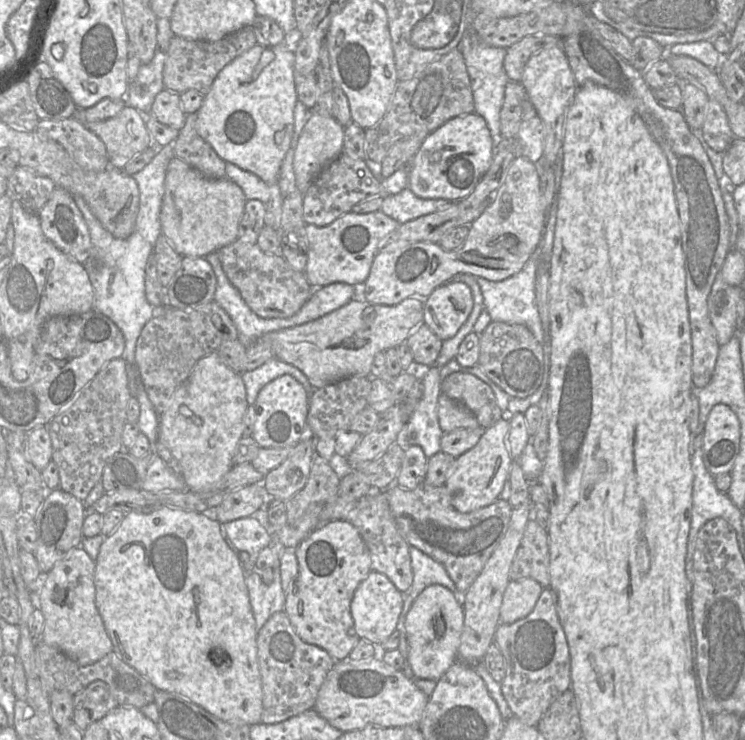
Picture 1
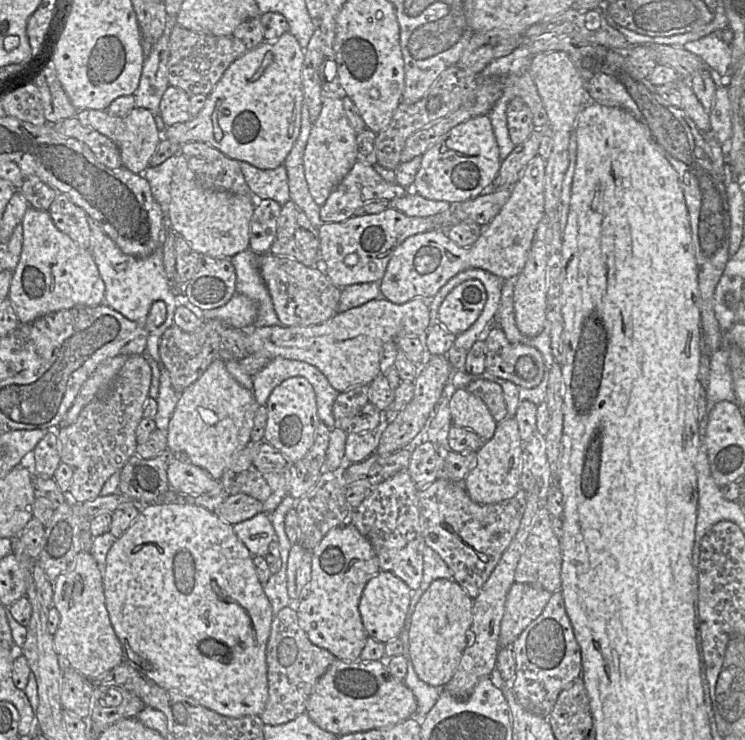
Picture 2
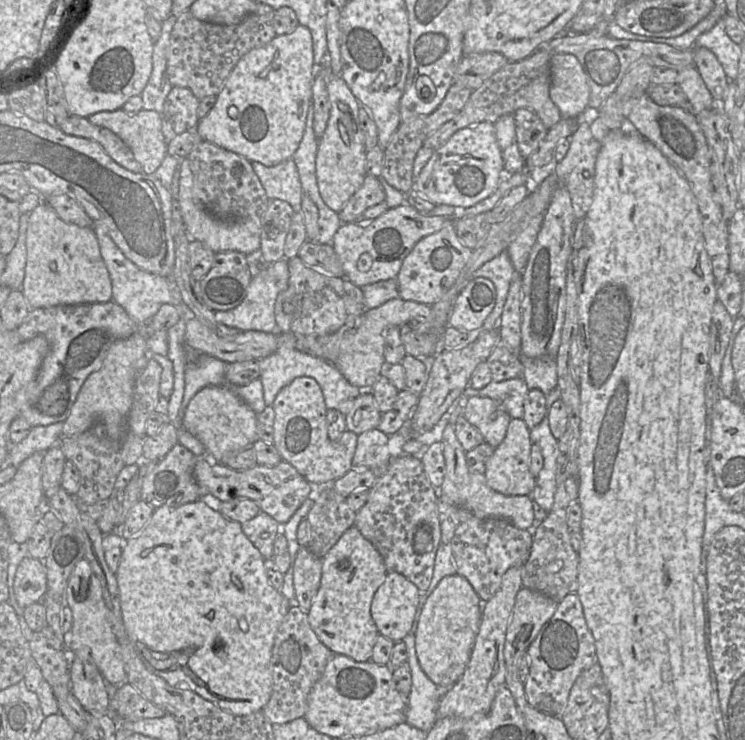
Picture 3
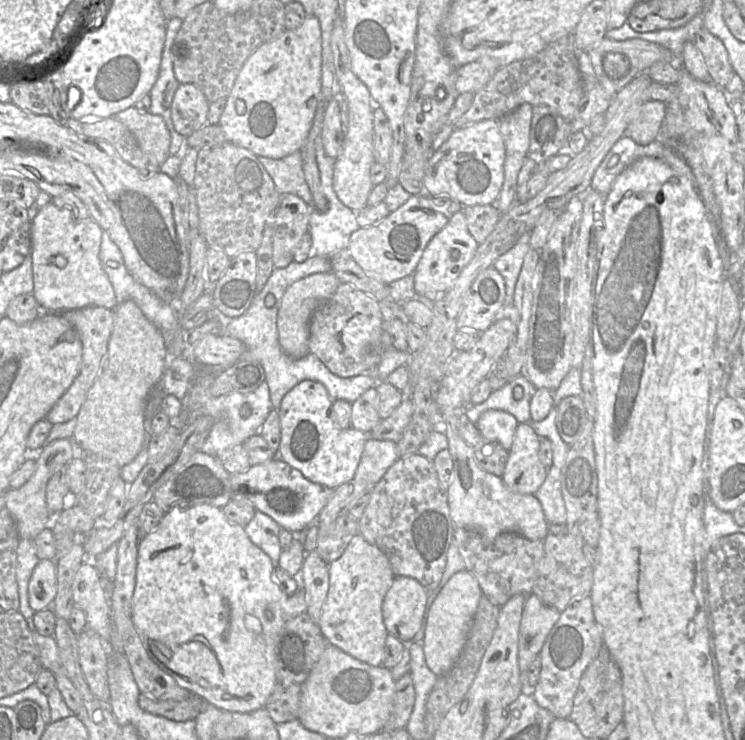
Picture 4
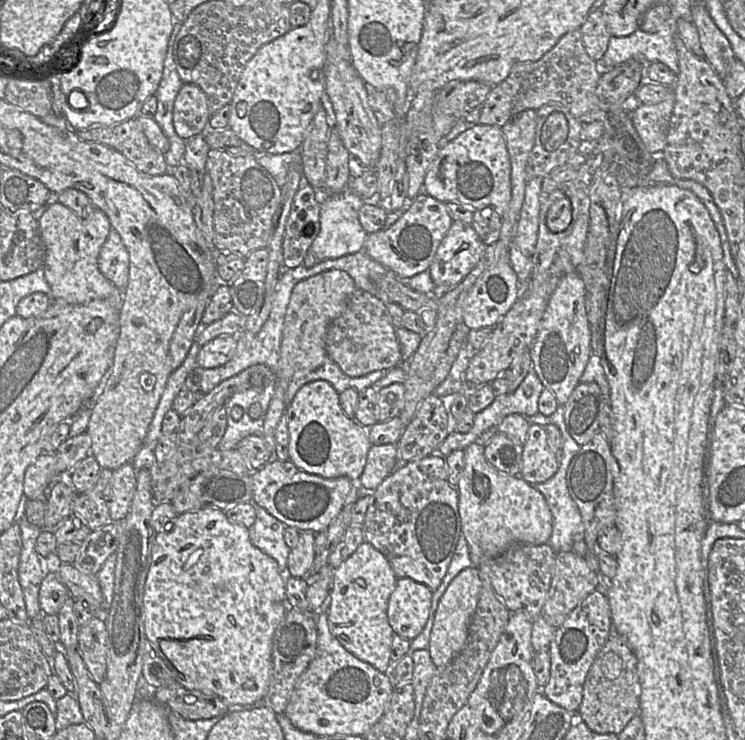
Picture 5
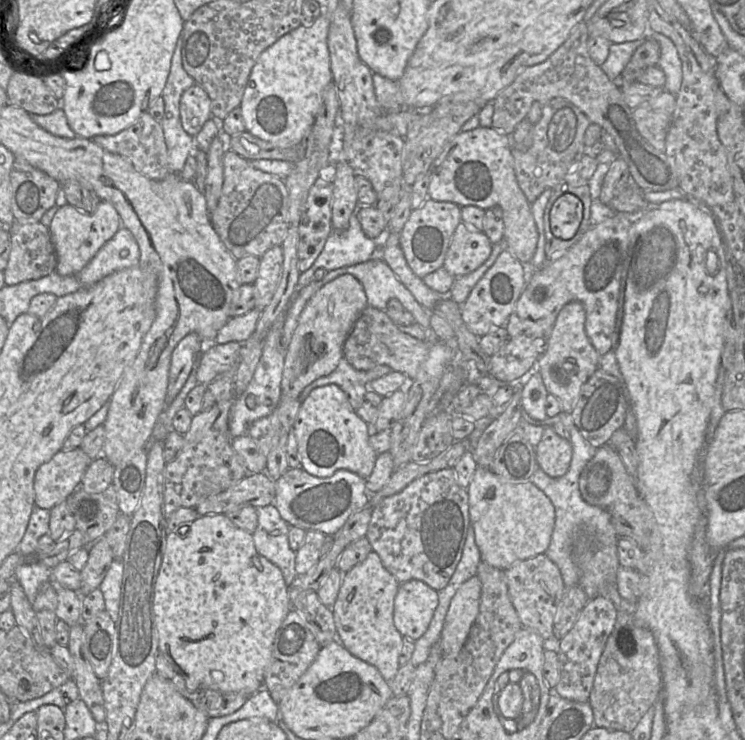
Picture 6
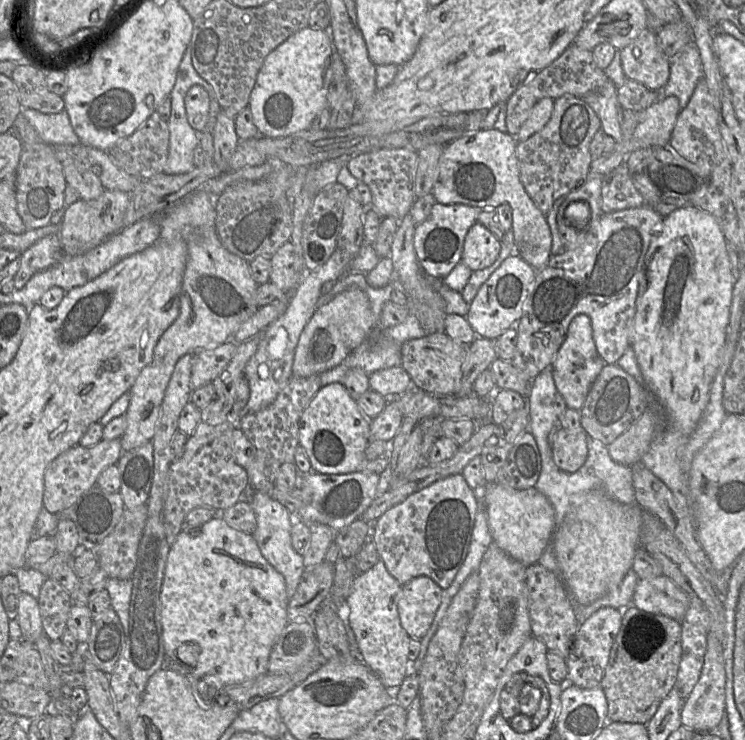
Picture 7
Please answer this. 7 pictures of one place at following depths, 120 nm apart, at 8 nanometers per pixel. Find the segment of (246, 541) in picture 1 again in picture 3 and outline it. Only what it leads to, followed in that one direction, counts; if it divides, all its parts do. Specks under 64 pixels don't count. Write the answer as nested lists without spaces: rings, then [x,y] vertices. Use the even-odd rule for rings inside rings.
[[[260,511],[254,518],[241,524],[242,530],[264,559],[273,559],[274,542],[282,525],[267,513]]]

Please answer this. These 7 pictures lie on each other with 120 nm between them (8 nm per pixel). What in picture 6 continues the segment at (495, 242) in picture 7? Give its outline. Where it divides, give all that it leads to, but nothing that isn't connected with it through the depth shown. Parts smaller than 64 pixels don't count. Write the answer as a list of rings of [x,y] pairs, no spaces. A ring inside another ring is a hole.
[[[460,223],[452,236],[443,268],[454,277],[470,274],[491,255],[493,244],[482,231]]]

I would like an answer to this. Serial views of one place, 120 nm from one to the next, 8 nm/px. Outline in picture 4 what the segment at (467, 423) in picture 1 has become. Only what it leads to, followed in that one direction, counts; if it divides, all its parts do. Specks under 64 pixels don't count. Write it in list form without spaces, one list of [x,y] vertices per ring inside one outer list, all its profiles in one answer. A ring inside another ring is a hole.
[[[490,409],[480,415],[476,426],[484,439],[498,442],[506,450],[509,450],[518,424],[517,419],[510,413]]]

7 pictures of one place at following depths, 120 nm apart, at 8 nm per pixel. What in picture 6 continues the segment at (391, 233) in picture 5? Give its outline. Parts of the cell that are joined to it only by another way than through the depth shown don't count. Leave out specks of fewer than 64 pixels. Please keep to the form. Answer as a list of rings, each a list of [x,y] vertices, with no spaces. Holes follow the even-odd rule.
[[[427,199],[419,209],[412,210],[409,219],[399,234],[399,244],[407,264],[420,278],[443,267],[452,236],[462,222],[461,207],[452,202]]]

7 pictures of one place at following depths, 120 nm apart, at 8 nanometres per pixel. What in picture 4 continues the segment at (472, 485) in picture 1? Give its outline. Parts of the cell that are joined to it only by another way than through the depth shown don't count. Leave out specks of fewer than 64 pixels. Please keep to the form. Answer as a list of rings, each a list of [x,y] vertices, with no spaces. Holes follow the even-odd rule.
[[[527,422],[519,423],[501,479],[514,492],[535,494],[548,468],[539,458],[539,436]]]

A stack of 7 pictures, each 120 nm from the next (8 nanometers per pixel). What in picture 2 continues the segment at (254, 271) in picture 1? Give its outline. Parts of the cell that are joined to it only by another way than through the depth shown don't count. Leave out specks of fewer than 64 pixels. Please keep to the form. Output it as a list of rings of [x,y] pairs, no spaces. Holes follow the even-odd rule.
[[[271,253],[258,255],[260,274],[269,291],[281,325],[317,325],[338,313],[341,288],[334,286],[321,271],[306,267],[288,256],[277,256]]]

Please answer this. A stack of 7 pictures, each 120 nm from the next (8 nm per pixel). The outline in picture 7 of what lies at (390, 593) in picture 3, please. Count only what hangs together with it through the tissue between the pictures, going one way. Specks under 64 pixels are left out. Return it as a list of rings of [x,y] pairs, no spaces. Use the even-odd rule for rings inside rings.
[[[427,576],[402,585],[398,600],[400,623],[410,638],[420,640],[428,632],[442,600],[443,589]]]

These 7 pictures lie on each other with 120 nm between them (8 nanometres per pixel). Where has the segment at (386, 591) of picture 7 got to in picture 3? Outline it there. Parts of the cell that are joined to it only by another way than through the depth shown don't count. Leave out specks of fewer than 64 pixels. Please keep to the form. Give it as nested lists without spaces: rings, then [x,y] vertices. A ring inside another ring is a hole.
[[[354,525],[347,529],[337,543],[322,559],[322,577],[319,590],[307,612],[311,628],[319,640],[334,654],[341,654],[357,662],[371,660],[373,647],[379,631],[371,616],[371,603],[377,589],[382,585],[388,570],[376,547]]]

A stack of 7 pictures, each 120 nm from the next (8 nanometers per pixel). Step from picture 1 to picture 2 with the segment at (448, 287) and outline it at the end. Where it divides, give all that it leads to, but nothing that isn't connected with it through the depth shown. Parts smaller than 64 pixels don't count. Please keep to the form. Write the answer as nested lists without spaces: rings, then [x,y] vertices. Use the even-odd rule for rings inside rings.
[[[466,280],[453,288],[439,306],[439,324],[457,336],[478,319],[486,301],[487,293],[482,282]]]

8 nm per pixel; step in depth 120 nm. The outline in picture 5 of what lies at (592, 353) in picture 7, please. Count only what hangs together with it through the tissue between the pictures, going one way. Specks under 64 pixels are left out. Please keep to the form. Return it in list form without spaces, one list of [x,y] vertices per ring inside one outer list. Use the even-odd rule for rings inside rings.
[[[572,270],[561,278],[549,298],[536,337],[529,350],[532,371],[537,374],[544,388],[556,397],[558,404],[564,406],[575,387],[580,383],[580,378],[592,352],[591,331],[586,311],[586,289],[581,276]]]

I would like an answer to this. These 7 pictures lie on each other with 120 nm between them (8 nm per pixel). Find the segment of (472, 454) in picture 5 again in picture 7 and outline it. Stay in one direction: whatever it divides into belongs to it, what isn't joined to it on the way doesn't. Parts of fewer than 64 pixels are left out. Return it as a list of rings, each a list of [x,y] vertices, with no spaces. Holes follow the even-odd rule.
[[[494,482],[484,484],[480,504],[486,510],[492,542],[524,566],[537,563],[554,527],[554,509],[548,499],[535,487],[516,490]]]

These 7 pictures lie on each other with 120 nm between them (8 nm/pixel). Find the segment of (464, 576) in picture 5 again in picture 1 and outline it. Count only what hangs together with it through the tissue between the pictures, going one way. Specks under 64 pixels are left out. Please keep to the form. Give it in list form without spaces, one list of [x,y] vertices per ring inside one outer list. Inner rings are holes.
[[[441,584],[426,587],[415,599],[405,617],[407,661],[413,673],[422,679],[438,681],[457,661],[463,627],[462,593],[456,595]]]

